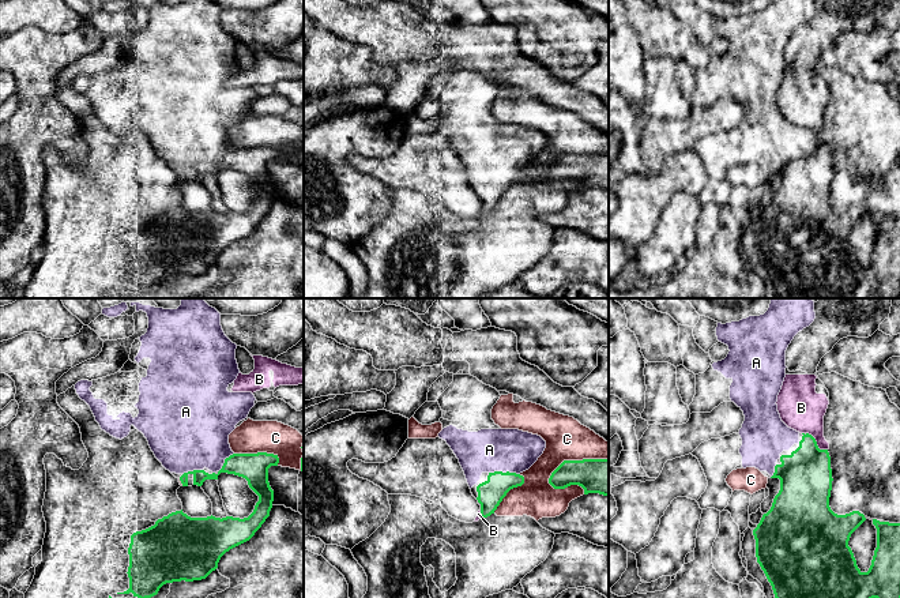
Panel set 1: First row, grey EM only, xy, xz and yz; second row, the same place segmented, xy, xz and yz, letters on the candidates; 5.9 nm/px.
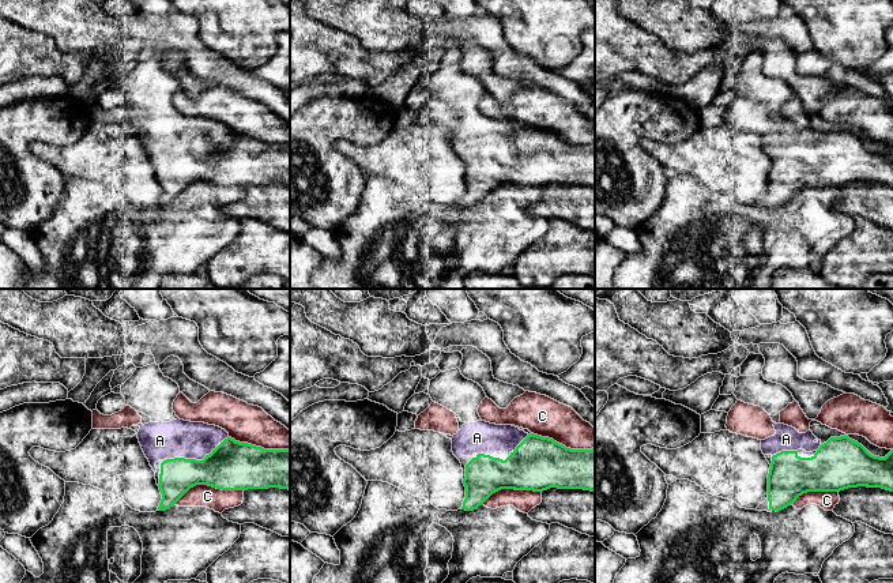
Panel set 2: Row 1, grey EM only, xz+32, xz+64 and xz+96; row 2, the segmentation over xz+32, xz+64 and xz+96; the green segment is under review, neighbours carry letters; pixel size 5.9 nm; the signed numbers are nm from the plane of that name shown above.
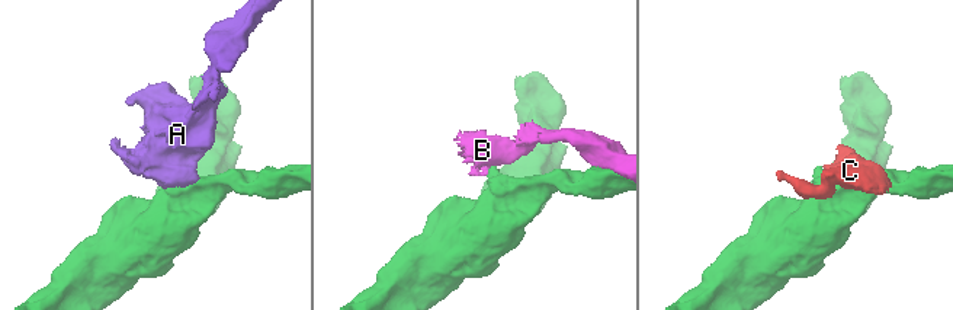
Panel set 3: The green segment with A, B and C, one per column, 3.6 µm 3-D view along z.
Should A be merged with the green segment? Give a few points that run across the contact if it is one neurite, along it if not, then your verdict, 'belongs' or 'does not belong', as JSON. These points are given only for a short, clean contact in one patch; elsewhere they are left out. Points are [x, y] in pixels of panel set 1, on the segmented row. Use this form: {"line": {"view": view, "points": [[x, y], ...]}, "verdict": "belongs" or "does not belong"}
{"verdict": "belongs"}

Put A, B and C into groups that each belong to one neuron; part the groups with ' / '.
A / B / C

